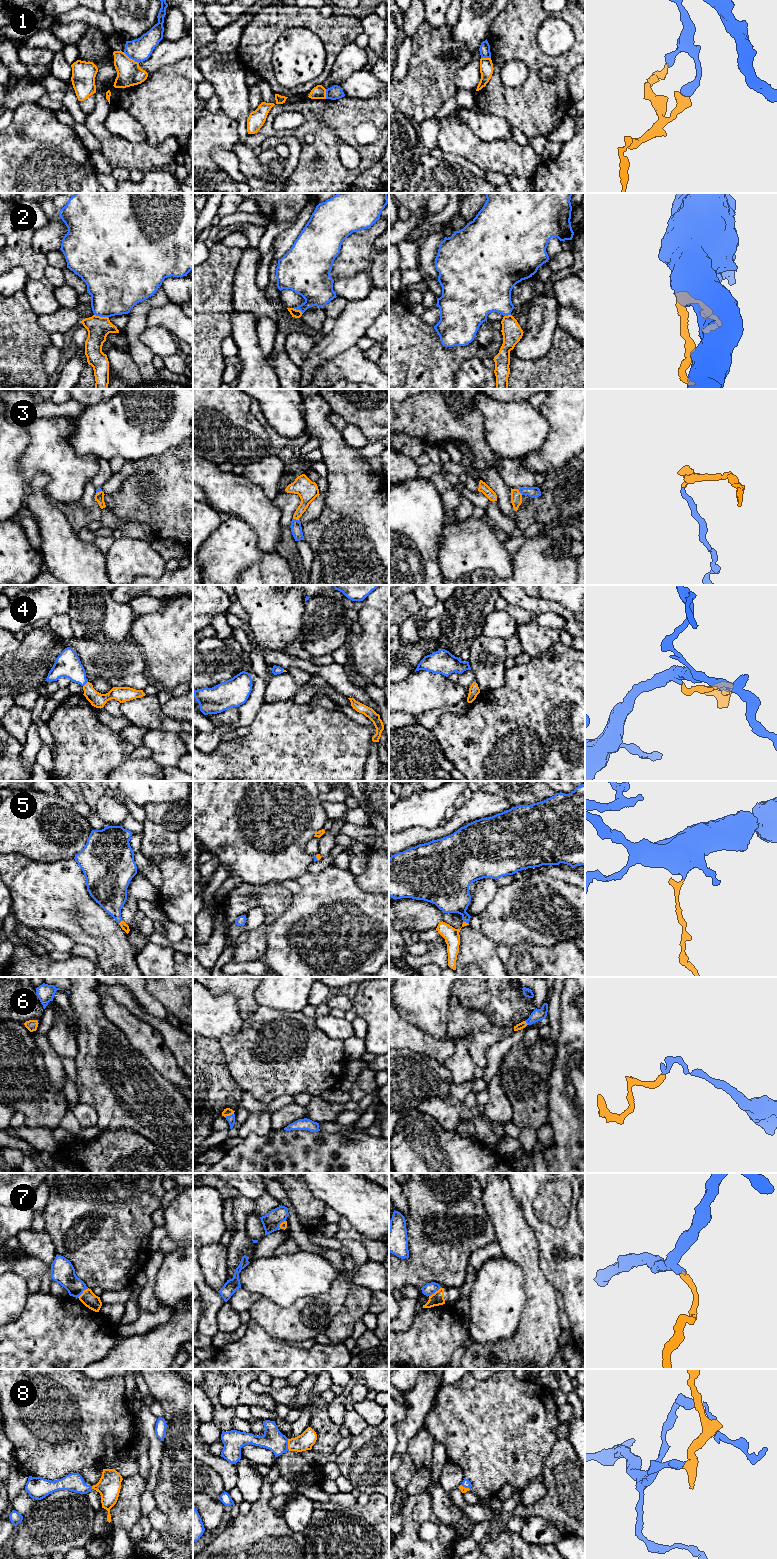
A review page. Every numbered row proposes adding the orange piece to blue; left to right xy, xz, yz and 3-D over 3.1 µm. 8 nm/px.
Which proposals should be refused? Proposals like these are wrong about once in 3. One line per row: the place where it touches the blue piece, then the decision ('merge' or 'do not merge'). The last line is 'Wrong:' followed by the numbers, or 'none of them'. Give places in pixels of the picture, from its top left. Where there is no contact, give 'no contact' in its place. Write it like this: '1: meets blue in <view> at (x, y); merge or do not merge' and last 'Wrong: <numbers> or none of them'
1: meets blue in xy at (131, 58); do not merge
2: meets blue in xy at (101, 316); do not merge
3: meets blue in xz at (295, 519); merge
4: meets blue in xy at (85, 683); merge
5: meets blue in yz at (466, 922); merge
6: meets blue in xz at (230, 1115); merge
7: meets blue in yz at (435, 1291); do not merge
8: meets blue in xz at (287, 1445); merge
Wrong: 1, 2, 7

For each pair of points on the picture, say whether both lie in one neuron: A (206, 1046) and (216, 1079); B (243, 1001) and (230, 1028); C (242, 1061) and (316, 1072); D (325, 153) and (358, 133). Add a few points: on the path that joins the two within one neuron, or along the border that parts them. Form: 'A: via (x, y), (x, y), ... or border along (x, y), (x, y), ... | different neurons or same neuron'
A: via (208, 1054), (208, 1071) | same neuron
B: border along (225, 991), (235, 997), (243, 1020) | different neurons
C: via (260, 1063), (265, 1065), (298, 1065) | same neuron
D: via (328, 142), (328, 139), (334, 133), (347, 133) | same neuron

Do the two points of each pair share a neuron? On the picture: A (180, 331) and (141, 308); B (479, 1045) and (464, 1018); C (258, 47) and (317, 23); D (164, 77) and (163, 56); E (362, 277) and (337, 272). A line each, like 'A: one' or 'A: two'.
A: two
B: one
C: one
D: two
E: two

